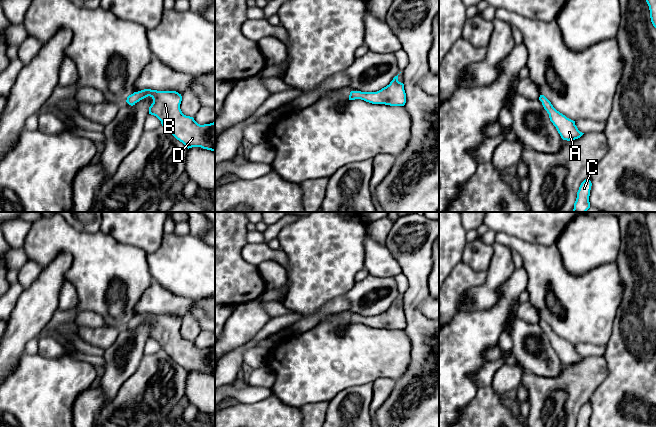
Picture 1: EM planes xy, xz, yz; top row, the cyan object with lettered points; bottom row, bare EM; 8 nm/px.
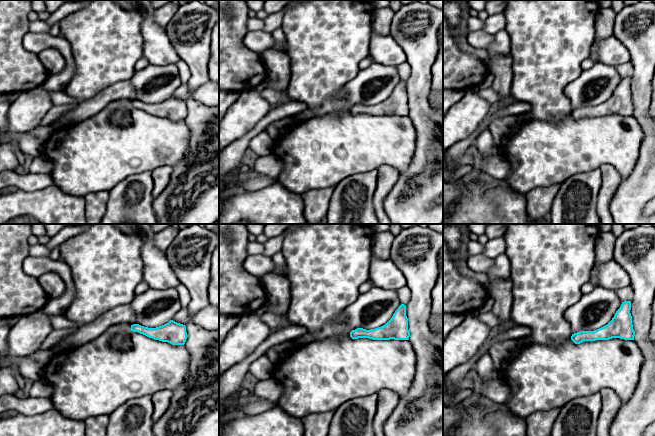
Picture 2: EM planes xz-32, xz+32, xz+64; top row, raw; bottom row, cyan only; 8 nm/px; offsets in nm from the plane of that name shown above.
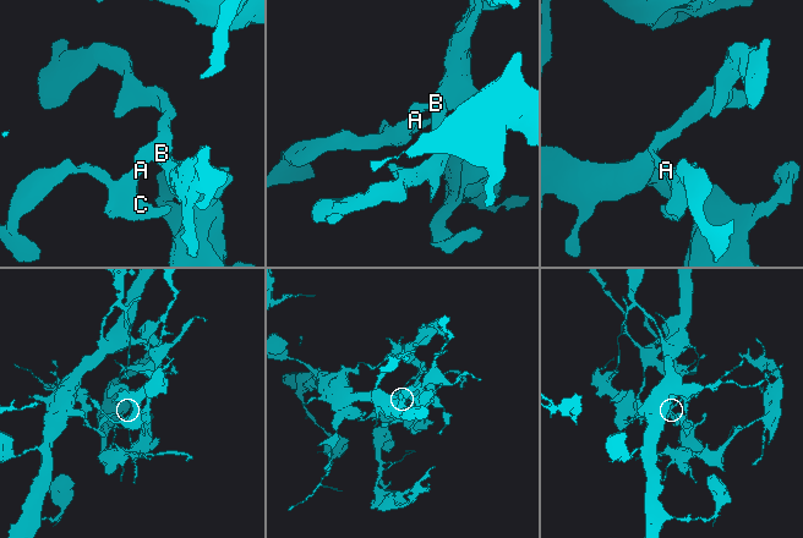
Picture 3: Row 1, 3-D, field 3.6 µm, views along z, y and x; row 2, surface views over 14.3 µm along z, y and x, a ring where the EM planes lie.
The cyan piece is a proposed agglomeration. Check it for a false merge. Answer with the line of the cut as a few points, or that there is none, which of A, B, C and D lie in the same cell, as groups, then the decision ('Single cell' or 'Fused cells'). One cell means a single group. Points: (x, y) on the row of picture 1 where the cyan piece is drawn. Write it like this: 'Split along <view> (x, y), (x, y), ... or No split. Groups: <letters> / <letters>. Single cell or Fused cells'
Split along xz (357, 91), (359, 98). Groups: A C / B D. Fused cells

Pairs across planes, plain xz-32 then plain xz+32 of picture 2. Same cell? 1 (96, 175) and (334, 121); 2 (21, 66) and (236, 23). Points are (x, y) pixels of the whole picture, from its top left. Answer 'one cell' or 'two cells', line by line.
1: one cell
2: one cell

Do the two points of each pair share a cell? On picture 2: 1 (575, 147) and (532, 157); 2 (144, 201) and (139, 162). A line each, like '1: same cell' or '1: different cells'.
1: same cell
2: different cells

